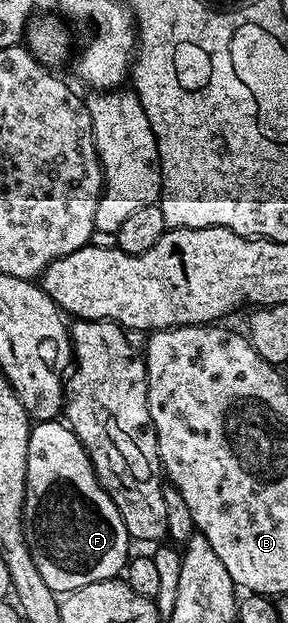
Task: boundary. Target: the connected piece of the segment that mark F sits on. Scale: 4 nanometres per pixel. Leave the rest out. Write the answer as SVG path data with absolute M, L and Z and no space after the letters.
M63 420L38 421L33 424L28 458L26 459L26 493L24 495L24 535L34 567L42 575L46 587L58 595L74 593L90 583L102 583L119 578L129 560L130 552L124 546L126 534L122 515L114 507L114 499L96 478L96 472L78 435Z

